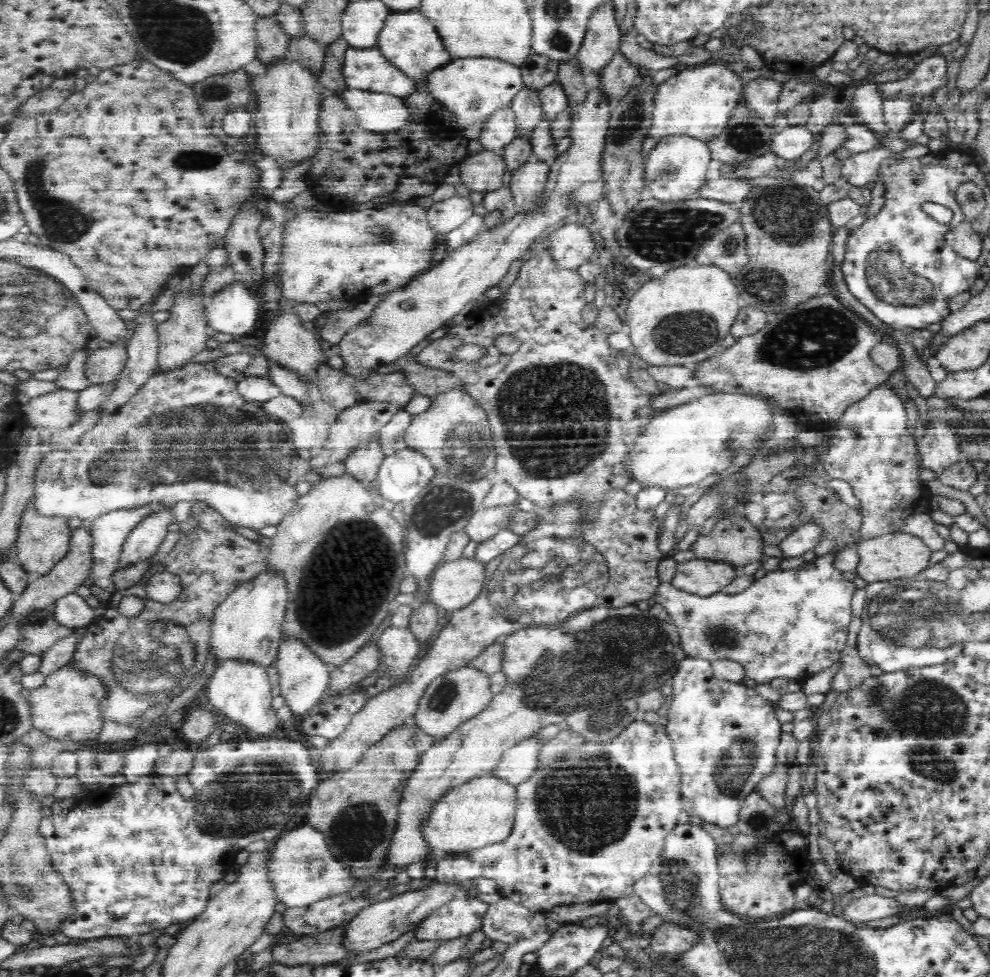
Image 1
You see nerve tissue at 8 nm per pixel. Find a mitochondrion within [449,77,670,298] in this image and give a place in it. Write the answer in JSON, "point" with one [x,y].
{"point":[632,114]}

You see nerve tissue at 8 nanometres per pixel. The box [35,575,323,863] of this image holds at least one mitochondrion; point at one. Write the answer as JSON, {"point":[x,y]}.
{"point":[152,660]}

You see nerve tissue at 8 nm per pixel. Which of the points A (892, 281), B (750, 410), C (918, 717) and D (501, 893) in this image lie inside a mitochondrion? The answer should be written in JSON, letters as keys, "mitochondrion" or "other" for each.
{"A":"mitochondrion","B":"other","C":"mitochondrion","D":"other"}

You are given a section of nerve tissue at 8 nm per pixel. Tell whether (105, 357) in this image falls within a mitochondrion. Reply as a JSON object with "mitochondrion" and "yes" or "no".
{"mitochondrion":"no"}

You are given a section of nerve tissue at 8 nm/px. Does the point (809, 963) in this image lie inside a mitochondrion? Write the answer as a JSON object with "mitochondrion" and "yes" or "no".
{"mitochondrion":"yes"}

